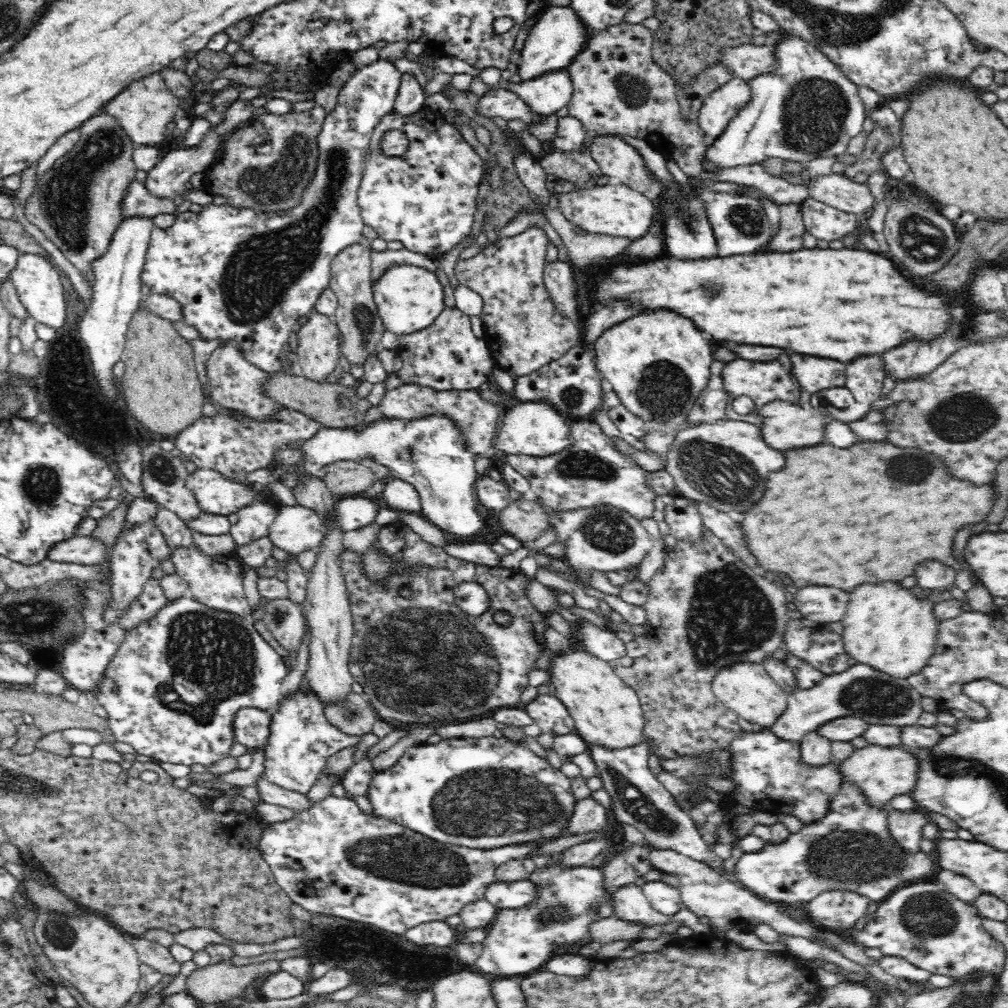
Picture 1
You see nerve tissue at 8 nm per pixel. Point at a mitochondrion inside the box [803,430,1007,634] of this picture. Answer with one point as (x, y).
(914, 468)

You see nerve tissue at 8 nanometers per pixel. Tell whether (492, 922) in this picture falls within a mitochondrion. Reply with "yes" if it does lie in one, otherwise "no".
no

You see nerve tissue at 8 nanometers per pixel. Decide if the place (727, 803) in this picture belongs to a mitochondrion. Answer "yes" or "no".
no

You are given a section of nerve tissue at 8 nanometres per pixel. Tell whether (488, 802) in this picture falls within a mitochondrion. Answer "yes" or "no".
yes

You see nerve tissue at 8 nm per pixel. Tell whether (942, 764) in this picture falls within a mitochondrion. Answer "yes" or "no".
yes

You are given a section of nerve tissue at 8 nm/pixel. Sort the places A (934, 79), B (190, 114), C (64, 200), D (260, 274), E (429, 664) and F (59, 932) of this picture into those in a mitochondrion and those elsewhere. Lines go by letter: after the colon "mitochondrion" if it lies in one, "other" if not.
A: other
B: other
C: mitochondrion
D: mitochondrion
E: mitochondrion
F: mitochondrion

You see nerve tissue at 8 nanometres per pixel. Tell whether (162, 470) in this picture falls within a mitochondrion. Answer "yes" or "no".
yes

